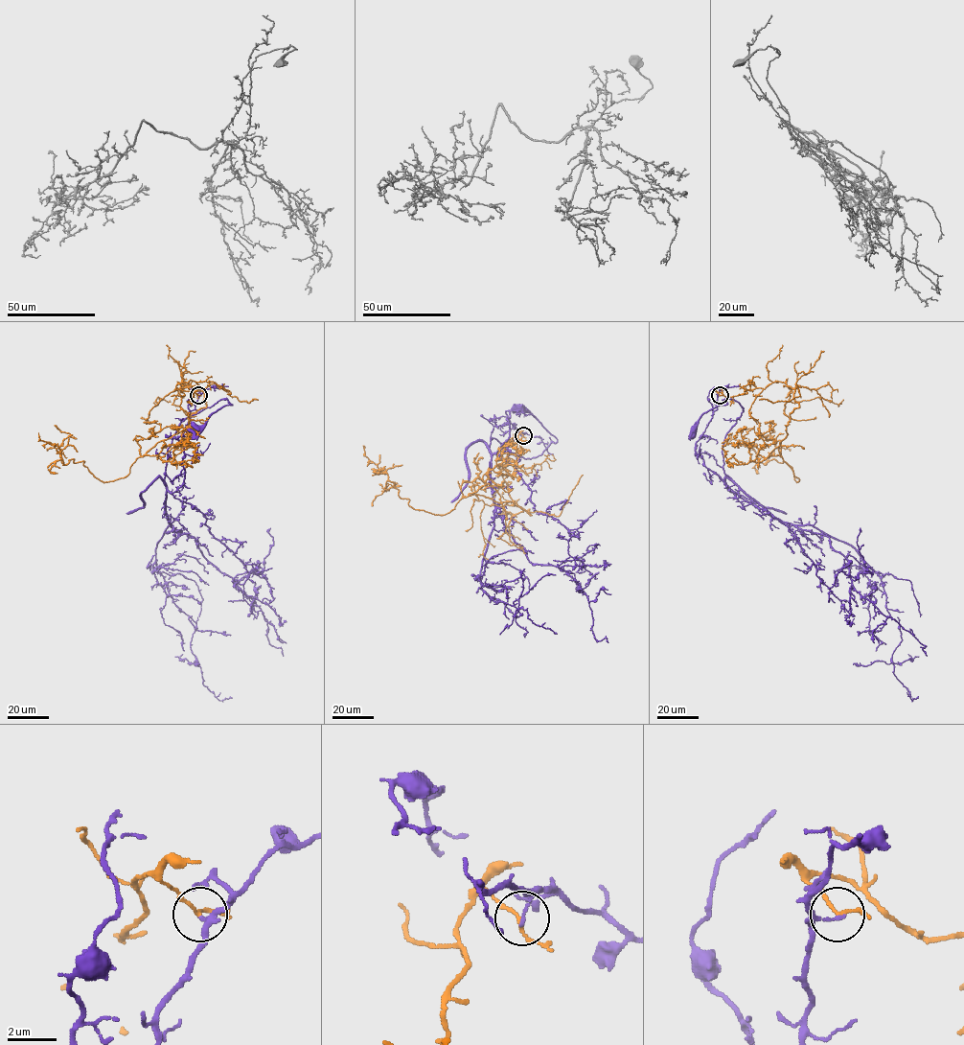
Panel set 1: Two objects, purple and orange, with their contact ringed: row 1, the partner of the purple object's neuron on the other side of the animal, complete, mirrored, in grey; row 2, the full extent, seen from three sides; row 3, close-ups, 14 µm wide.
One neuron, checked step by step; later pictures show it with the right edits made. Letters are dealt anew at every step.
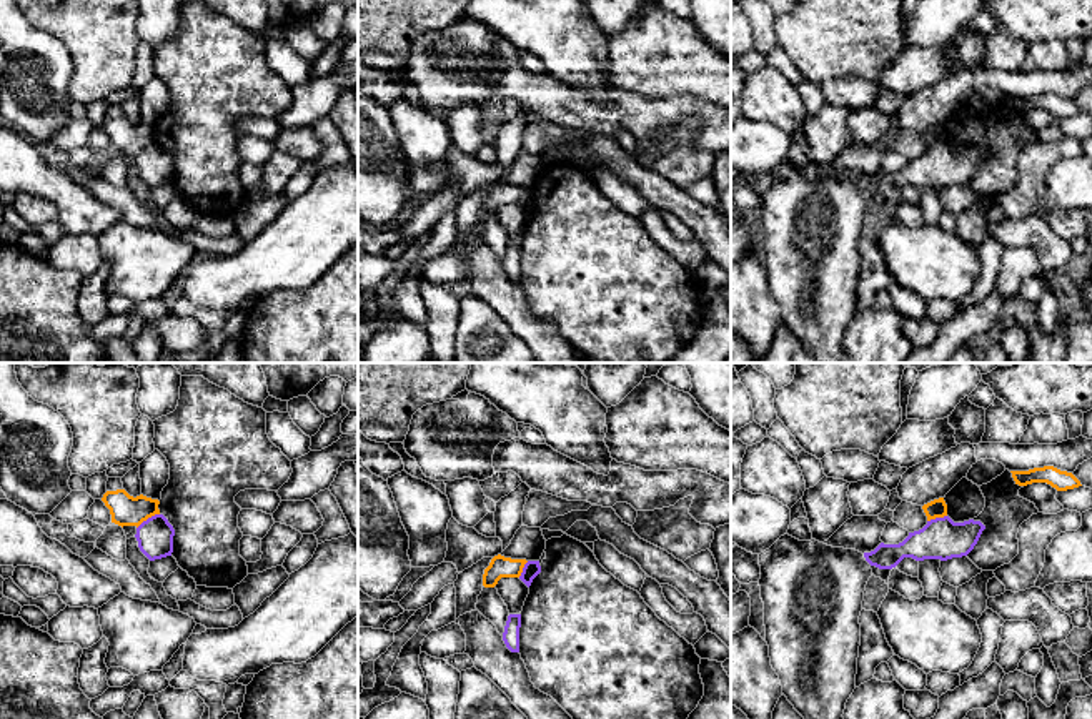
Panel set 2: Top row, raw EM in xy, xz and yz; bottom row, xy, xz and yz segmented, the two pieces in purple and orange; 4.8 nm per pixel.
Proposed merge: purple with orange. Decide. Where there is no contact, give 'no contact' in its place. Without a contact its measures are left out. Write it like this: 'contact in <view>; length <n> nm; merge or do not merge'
contact in xy; length 130 nm; do not merge

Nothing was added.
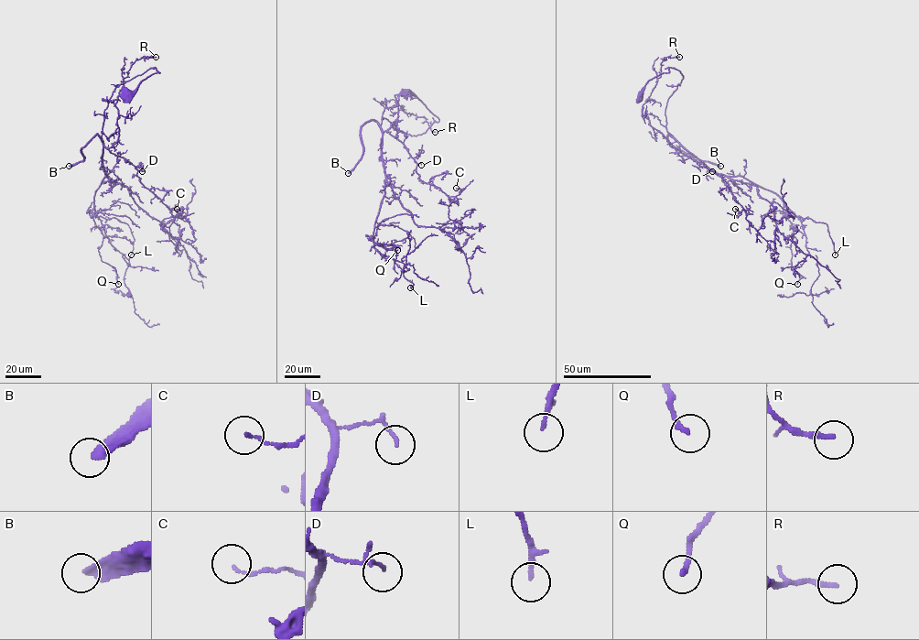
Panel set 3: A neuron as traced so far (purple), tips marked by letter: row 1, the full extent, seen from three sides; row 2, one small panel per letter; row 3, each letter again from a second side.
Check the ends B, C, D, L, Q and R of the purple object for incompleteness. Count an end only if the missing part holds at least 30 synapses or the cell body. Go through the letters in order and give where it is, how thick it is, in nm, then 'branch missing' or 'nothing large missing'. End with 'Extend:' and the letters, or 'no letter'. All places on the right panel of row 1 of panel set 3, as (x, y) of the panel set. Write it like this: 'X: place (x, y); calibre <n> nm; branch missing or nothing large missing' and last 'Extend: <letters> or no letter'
B: place (720, 166); calibre 360 nm; branch missing
C: place (735, 209); calibre 110 nm; nothing large missing
D: place (712, 171); calibre 110 nm; nothing large missing
L: place (835, 254); calibre 140 nm; branch missing
Q: place (797, 284); calibre 200 nm; branch missing
R: place (679, 57); calibre 170 nm; nothing large missing
Extend: B, L, Q

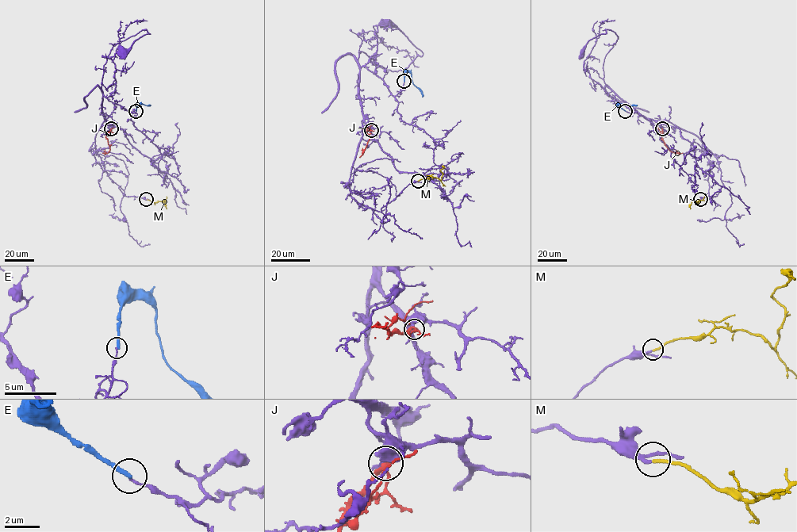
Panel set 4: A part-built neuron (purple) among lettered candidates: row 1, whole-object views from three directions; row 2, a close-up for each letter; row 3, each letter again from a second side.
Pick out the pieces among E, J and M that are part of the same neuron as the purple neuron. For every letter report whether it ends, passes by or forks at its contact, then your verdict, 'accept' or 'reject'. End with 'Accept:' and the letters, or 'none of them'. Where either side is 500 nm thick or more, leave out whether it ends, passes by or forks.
E: it ends | reject
J: it passes by | reject
M: it ends | accept
Accept: M

